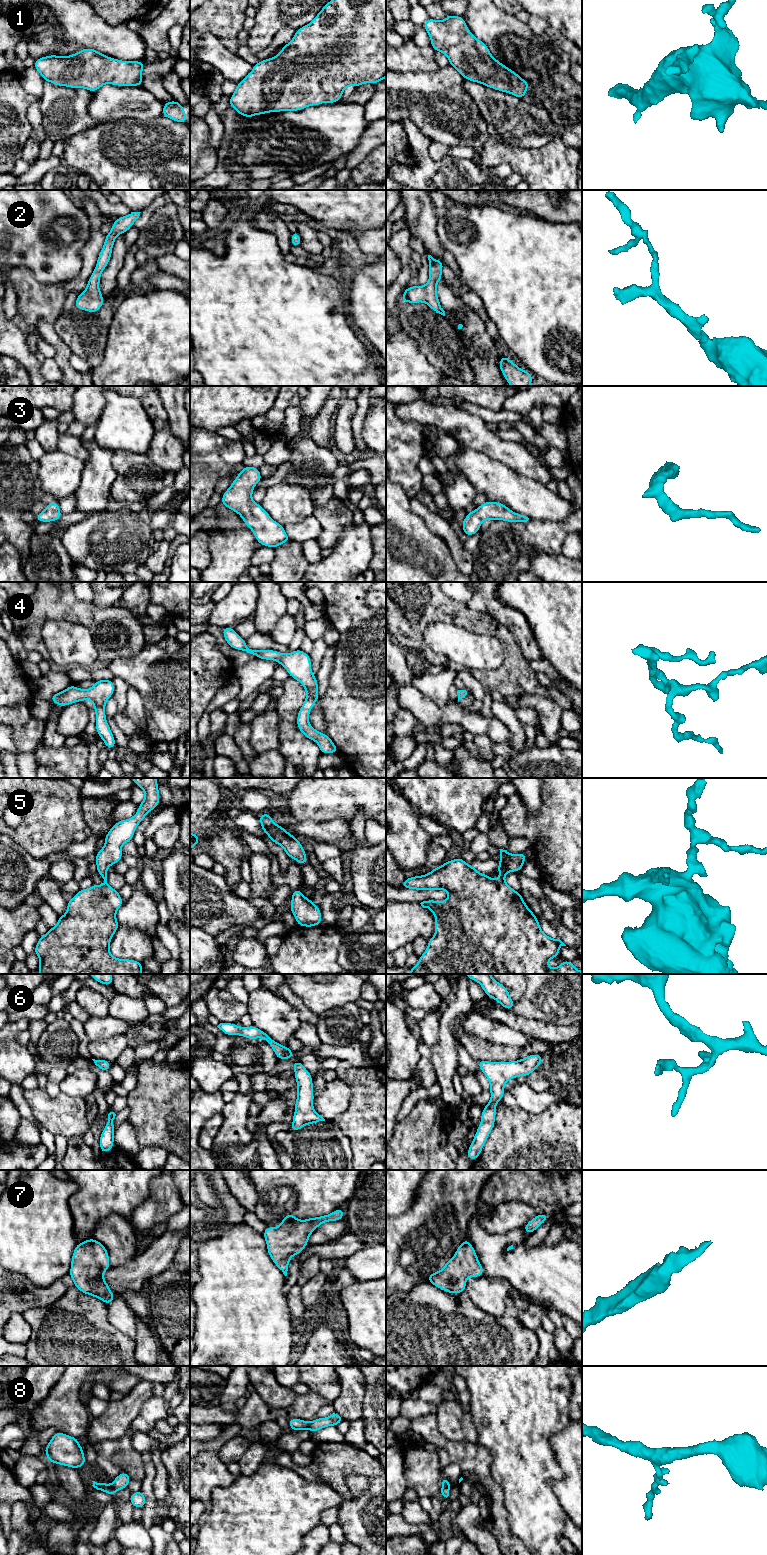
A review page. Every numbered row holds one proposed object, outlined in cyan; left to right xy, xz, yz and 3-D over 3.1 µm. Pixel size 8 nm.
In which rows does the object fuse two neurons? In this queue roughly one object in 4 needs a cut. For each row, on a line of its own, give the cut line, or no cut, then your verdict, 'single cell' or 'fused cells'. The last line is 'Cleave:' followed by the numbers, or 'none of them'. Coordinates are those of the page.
1: no cut; single cell
2: no cut; single cell
3: no cut; single cell
4: no cut; single cell
5: no cut; single cell
6: no cut; single cell
7: no cut; single cell
8: cut in xz along (310, 1422), (308, 1429); fused cells
Cleave: 8

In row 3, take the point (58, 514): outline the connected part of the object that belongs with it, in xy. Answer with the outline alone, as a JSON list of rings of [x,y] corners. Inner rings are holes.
[[[53,502],[47,504],[45,509],[35,516],[38,522],[53,522],[55,520],[60,520],[63,514],[59,510],[59,502]]]

